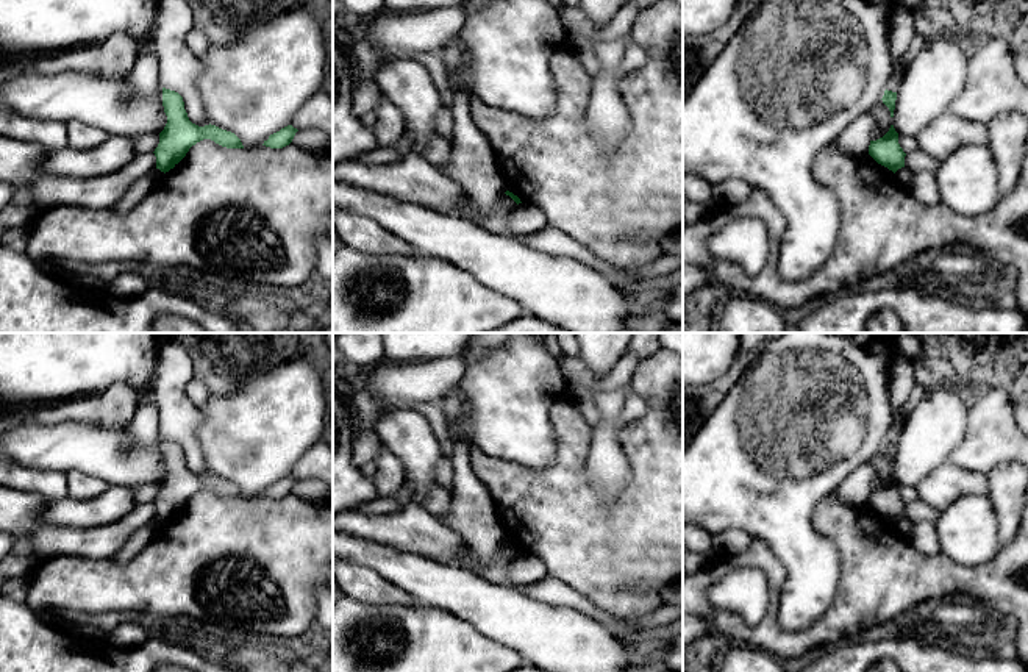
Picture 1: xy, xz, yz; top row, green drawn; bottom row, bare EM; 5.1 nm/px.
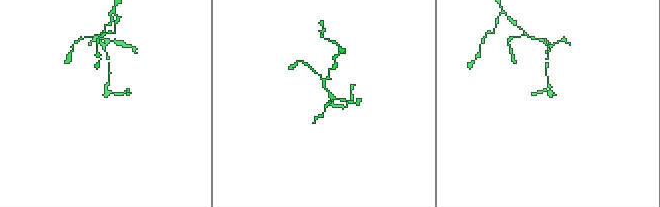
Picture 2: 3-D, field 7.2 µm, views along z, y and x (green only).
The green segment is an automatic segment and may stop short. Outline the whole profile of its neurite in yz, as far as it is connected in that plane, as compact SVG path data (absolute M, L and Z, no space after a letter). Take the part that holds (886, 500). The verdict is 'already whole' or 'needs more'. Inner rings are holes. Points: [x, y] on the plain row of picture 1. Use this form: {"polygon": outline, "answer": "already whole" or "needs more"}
{"polygon": "M891 475L889 481L883 488L870 491L869 505L894 524L905 517L906 503L898 494L898 483L894 475Z", "answer": "already whole"}

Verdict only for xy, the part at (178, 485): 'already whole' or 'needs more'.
already whole

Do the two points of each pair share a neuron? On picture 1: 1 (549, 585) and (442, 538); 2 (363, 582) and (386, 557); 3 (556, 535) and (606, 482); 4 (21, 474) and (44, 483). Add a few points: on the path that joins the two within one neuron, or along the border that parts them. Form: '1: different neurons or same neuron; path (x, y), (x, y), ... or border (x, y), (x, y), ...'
1: different neurons; border (441, 522), (464, 544), (466, 566)
2: different neurons; border (349, 561), (367, 566), (405, 589)
3: different neurons; border (586, 457), (586, 478), (608, 507)
4: same neuron; path (27, 478), (38, 482)

